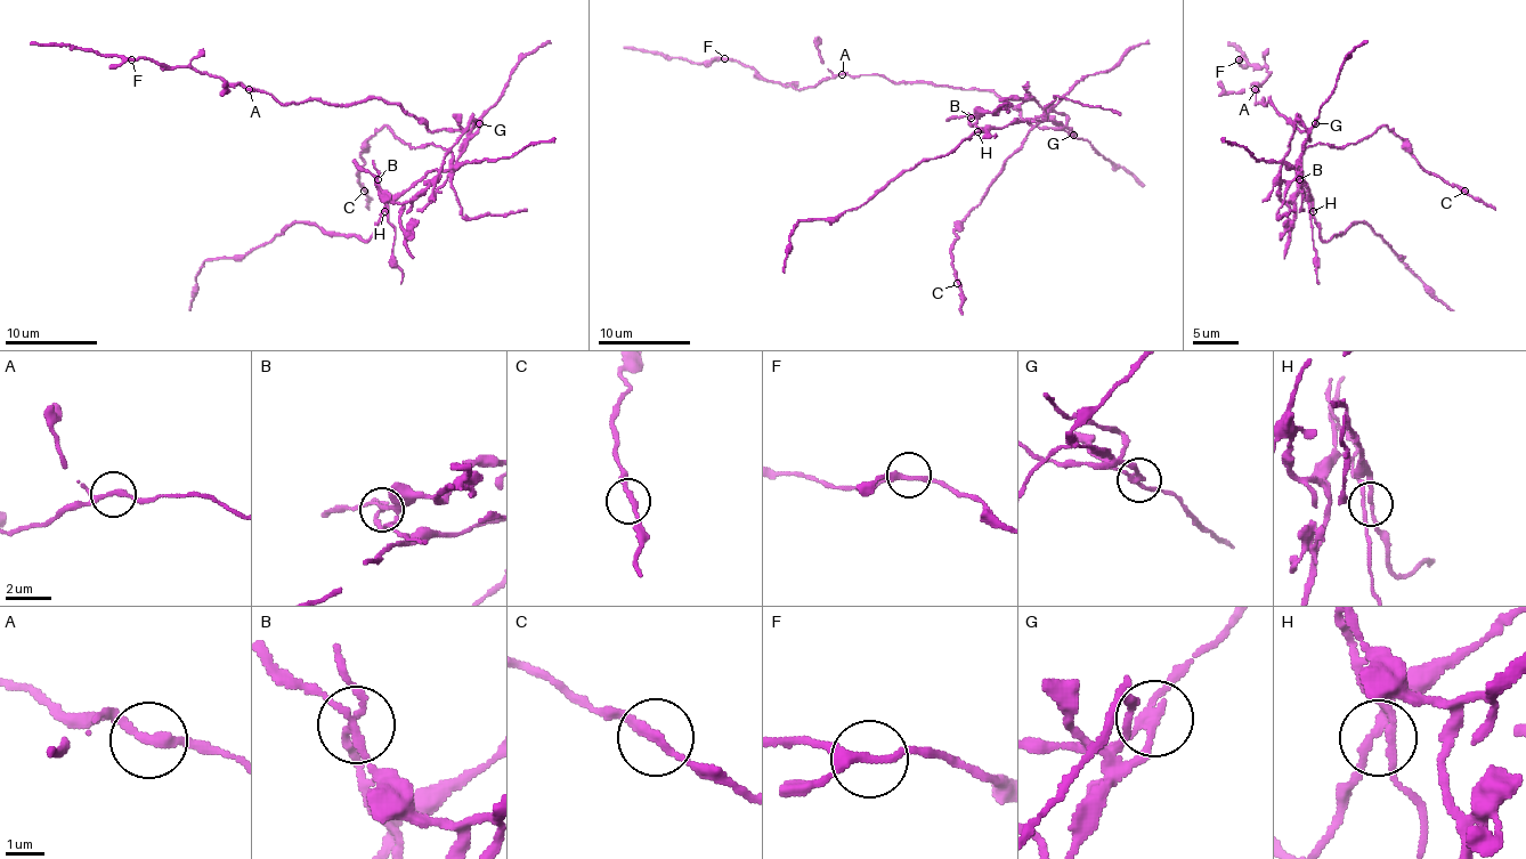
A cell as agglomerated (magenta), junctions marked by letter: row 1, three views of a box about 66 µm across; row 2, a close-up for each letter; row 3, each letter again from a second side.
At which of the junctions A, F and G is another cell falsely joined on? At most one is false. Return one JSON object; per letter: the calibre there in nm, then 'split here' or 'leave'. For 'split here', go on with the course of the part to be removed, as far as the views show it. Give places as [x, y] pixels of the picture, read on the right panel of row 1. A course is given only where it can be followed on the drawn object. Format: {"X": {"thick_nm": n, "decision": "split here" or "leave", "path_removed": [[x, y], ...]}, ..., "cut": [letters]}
{"A": {"thick_nm": 190, "decision": "leave"}, "F": {"thick_nm": 240, "decision": "leave"}, "G": {"thick_nm": 190, "decision": "split here", "path_removed": [[1315, 124], [1297, 168], [1308, 184], [1320, 237], [1326, 242], [1354, 223], [1365, 223], [1453, 310]]}, "cut": ["G"]}

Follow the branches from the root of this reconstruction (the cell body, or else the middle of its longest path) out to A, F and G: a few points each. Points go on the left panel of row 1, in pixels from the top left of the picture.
A: (437, 129), (430, 131), (396, 103), (380, 98), (278, 103), (265, 91), (249, 89)
F: (437, 129), (430, 131), (396, 103), (380, 98), (278, 103), (265, 91), (227, 84), (188, 66), (131, 59)
G: (437, 129), (469, 131), (479, 124)

